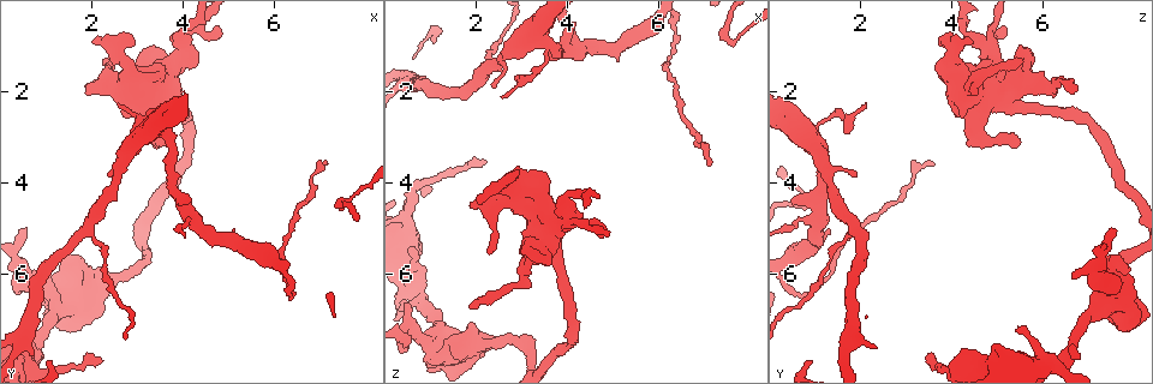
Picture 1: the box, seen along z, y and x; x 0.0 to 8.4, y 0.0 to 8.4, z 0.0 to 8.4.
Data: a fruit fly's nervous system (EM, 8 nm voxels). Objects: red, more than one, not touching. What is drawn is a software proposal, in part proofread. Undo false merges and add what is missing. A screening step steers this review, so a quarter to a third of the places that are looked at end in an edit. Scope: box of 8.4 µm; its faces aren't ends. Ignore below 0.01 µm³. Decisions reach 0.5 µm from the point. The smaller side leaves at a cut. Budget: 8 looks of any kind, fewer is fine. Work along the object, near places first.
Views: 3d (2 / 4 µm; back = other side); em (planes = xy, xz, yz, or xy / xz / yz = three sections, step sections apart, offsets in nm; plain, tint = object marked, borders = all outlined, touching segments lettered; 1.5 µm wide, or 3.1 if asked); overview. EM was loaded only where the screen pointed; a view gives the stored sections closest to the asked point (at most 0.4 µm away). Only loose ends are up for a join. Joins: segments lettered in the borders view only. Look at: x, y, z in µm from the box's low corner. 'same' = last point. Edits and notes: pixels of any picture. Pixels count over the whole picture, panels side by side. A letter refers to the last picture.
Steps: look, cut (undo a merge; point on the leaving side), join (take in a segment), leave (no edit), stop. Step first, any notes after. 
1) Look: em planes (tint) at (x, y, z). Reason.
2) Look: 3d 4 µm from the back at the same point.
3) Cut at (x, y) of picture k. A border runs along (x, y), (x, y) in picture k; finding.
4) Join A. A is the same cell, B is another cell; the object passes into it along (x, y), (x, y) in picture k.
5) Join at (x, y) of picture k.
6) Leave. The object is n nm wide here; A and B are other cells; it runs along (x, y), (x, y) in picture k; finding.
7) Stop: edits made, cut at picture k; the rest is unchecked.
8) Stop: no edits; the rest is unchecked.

Look: em xz step 4 (tint) at (7.10, 3.65, 3.65). Thin end.

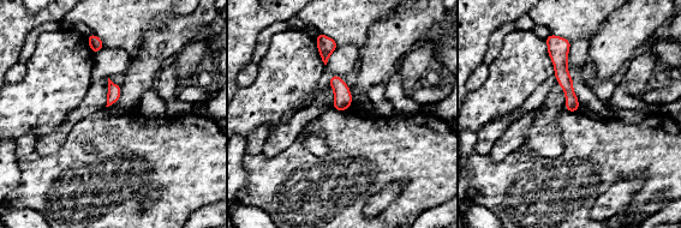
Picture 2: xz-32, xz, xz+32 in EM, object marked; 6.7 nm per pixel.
Look: em planes (borders) at the same point. Cut it another way.

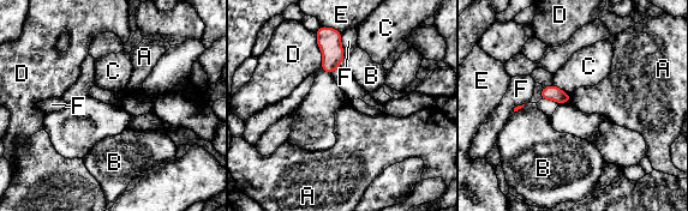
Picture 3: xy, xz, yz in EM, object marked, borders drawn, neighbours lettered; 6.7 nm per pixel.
Leave. A, B, C, D, E and F are other cells; a border runs along (569, 95), (570, 101) in picture 3; none of them fits.

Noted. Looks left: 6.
Look: em xz step 8 (borders) at (4.30, 4.85, 1.10). Arms part here.

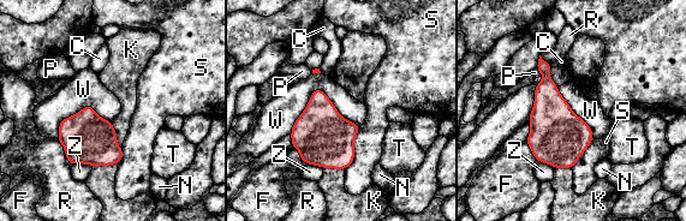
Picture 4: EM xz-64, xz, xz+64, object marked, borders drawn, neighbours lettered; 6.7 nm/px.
Look: em planes (borders) at the same point.

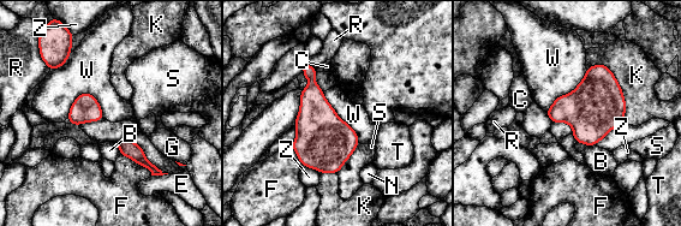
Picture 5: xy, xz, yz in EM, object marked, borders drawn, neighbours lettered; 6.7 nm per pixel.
Leave. B, C, E, F, G, K, N, R, S, T, W and Z are other cells; all the same neuron.

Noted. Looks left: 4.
Look: em planes (borders) at (2.30, 1.30, 5.50).

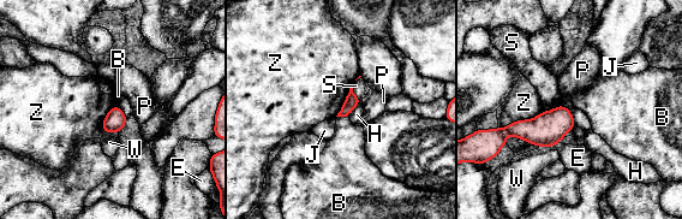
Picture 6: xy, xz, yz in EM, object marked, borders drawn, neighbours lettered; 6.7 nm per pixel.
Leave. The object is 90 nm wide here; B, E, H, J, P, S, W and Z are other cells; a border runs along (544, 111), (498, 128) in picture 6; no lettered segment goes on from it.

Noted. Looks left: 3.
Stop: no edits; the rest is unchecked.

